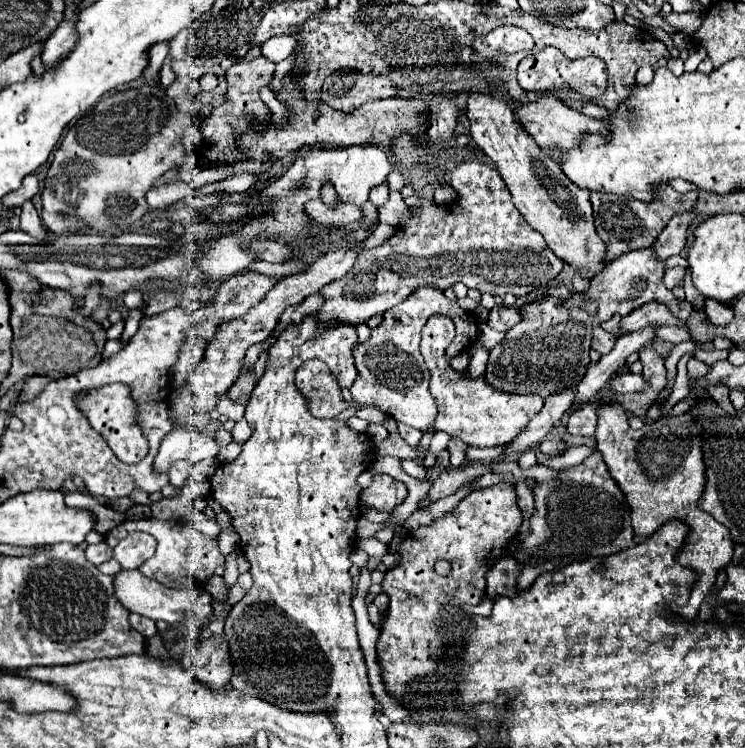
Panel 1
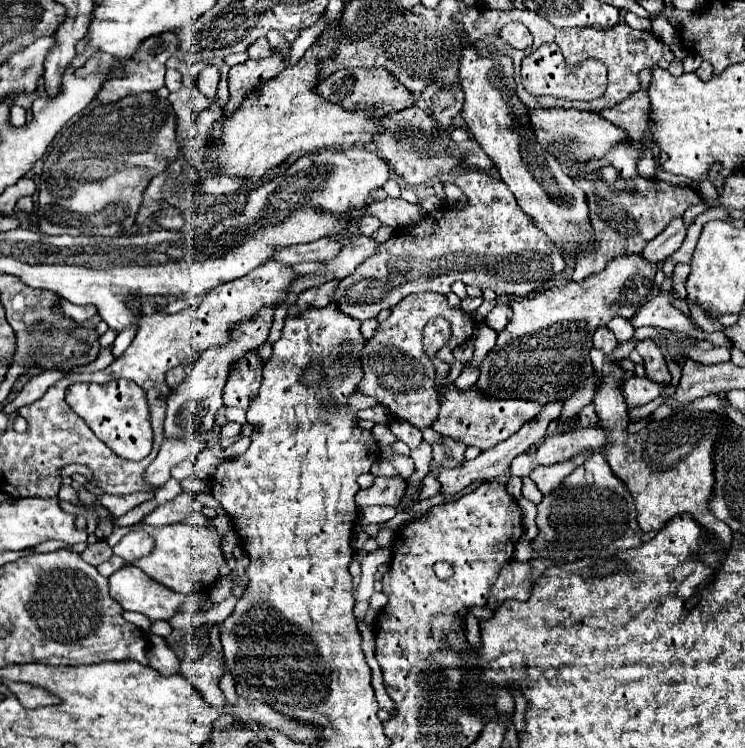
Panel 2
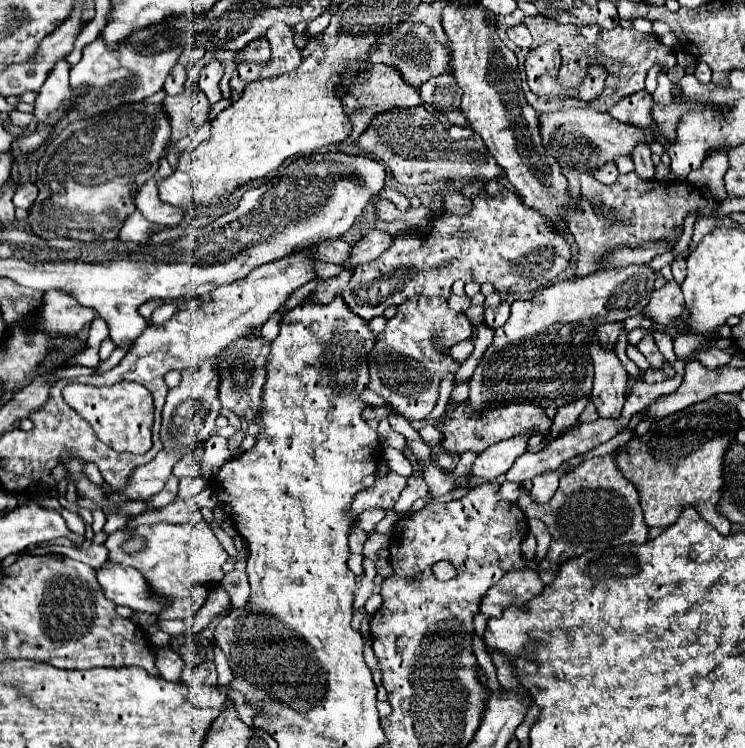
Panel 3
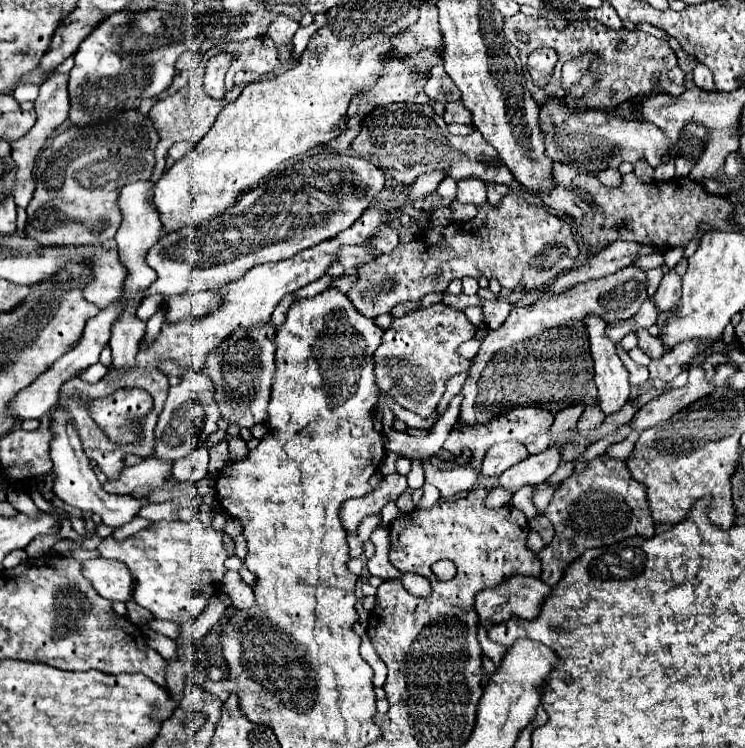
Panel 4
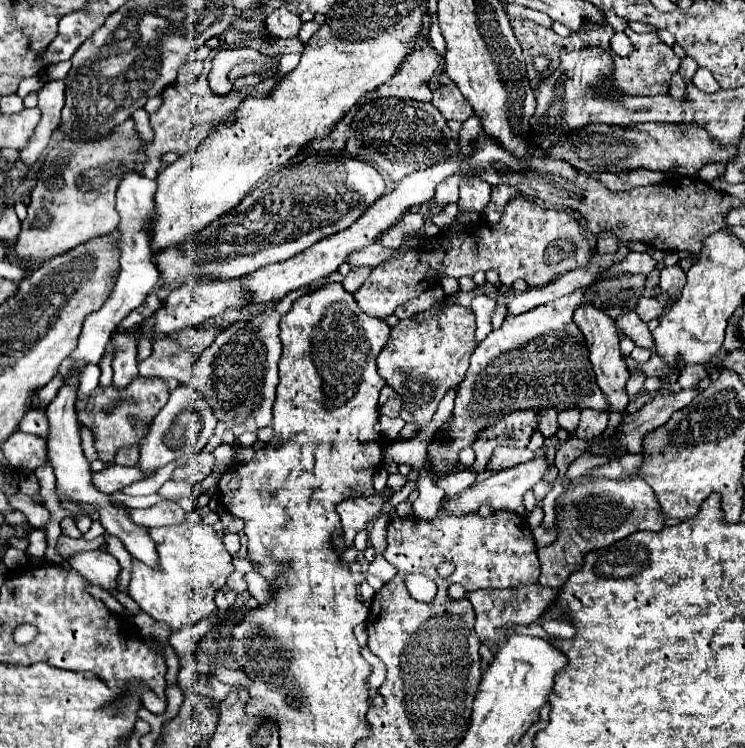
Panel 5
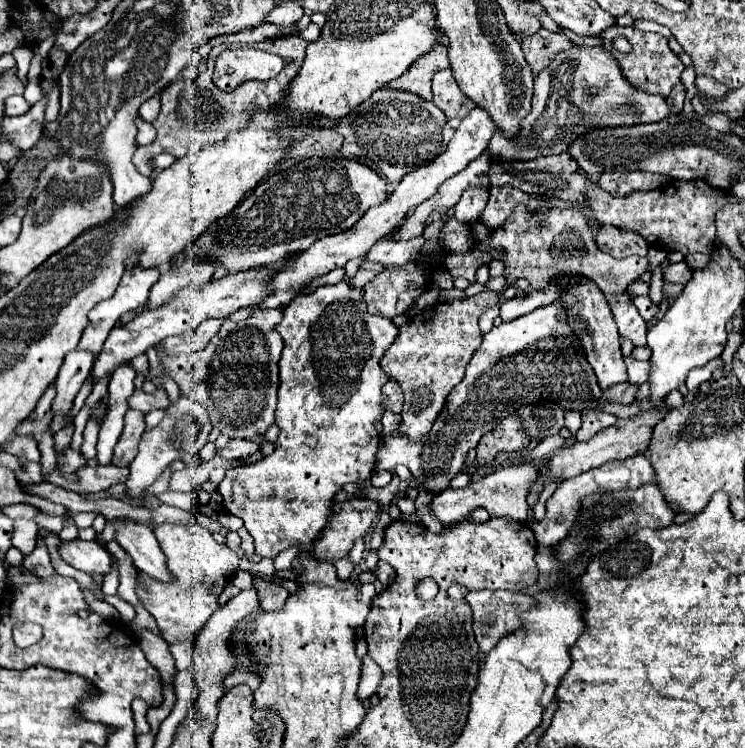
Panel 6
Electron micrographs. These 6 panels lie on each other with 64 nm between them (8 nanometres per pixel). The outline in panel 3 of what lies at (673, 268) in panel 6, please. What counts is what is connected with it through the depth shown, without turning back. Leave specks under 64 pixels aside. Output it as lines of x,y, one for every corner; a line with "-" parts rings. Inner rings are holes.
668,280
658,292
652,292
652,300
644,312
654,320
656,326
678,326
684,312
684,296
676,280

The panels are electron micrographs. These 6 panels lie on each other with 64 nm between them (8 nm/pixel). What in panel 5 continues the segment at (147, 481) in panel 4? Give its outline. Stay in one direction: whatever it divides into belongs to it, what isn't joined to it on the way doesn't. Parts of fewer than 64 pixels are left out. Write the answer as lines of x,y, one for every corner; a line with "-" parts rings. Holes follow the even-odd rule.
104,466
100,472
92,472
92,484
96,490
110,494
114,490
122,490
124,486
142,480
144,474
136,468
126,468
126,466

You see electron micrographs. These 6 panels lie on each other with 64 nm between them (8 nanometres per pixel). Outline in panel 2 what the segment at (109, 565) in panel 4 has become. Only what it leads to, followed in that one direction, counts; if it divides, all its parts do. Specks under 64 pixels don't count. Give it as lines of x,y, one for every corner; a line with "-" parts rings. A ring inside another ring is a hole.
122,566
108,576
110,596
124,608
134,610
150,620
170,620
178,606
186,600
184,594
176,594
168,588
152,582
136,566

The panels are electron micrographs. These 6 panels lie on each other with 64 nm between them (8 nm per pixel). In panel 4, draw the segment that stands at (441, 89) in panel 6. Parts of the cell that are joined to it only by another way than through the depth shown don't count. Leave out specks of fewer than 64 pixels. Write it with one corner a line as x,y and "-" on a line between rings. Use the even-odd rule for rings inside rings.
462,100
458,102
448,102
444,108
444,120
450,122
458,122
458,124
472,124
472,112
462,104

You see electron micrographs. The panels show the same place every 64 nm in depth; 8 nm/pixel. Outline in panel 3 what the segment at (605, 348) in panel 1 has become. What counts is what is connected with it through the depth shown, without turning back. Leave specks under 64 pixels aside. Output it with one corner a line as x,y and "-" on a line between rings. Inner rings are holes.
604,324
604,326
600,326
600,330
598,330
600,342
602,342
604,346
610,346
610,348
614,348
614,344
616,344
616,340
618,340
620,334
622,334
622,326
620,326
620,324

